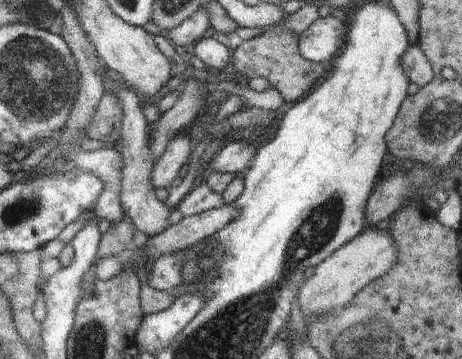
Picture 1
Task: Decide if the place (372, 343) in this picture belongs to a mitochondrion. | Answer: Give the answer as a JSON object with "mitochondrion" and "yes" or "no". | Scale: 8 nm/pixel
{"mitochondrion":"yes"}

